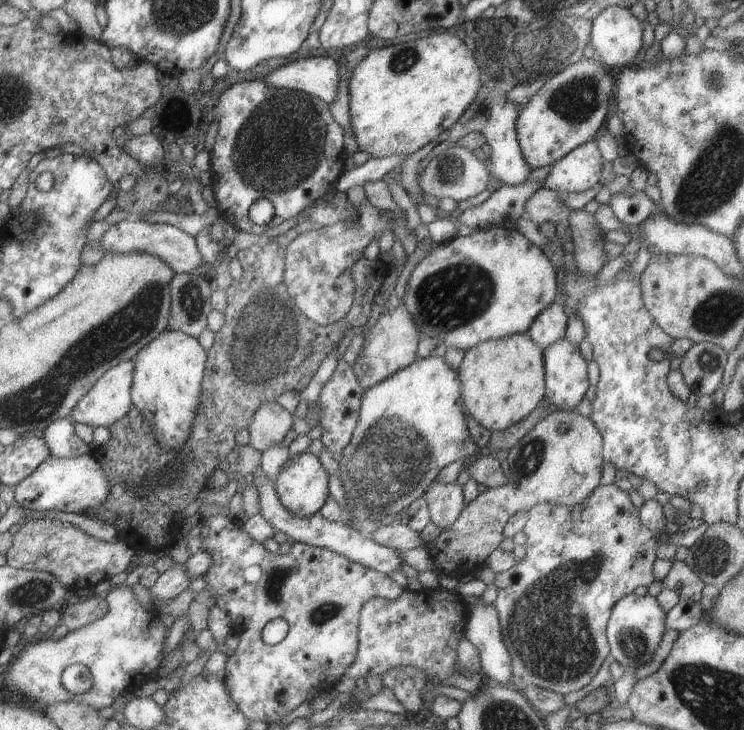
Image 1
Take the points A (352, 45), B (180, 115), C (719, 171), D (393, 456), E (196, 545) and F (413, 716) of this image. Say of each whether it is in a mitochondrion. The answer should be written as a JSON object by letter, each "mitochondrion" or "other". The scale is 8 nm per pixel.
{"A":"other","B":"other","C":"mitochondrion","D":"mitochondrion","E":"other","F":"other"}

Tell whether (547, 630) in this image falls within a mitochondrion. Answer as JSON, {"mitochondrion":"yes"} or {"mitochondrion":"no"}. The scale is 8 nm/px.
{"mitochondrion":"yes"}

